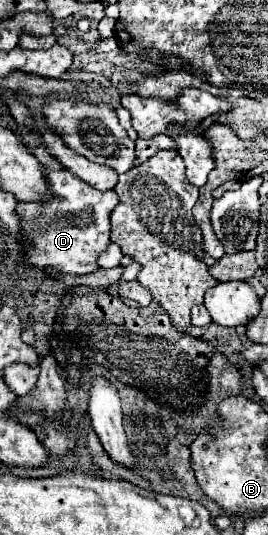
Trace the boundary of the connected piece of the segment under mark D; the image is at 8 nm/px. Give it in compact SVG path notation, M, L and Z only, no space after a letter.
M68 170L50 172L46 176L46 182L54 198L48 198L44 202L16 202L16 214L20 218L18 228L20 228L20 236L24 238L24 248L22 248L24 258L22 260L40 270L52 268L56 272L70 272L70 274L90 274L98 270L96 258L110 242L110 214L118 204L116 192L114 190L98 192L90 188L86 182L82 182L80 178L76 178L74 174L70 174Z

